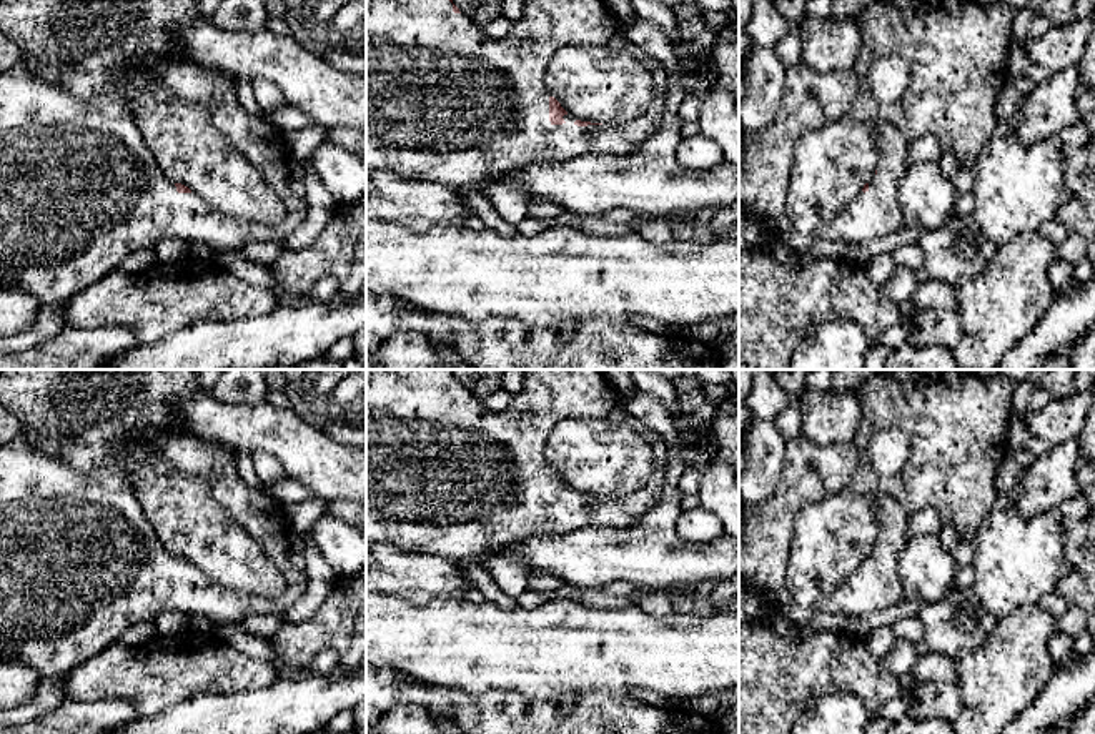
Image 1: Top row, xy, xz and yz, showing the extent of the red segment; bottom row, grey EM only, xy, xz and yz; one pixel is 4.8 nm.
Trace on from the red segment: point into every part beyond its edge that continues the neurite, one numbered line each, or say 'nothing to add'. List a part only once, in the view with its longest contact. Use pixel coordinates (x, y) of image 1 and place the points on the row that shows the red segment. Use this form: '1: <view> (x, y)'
1: xz (445, 102)

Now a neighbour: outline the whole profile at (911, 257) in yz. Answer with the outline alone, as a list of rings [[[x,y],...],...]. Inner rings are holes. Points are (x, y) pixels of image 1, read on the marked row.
[[[910,243],[905,246],[899,246],[894,253],[892,253],[897,266],[905,266],[912,271],[919,271],[920,268],[924,268],[924,253],[919,246],[919,243]]]

